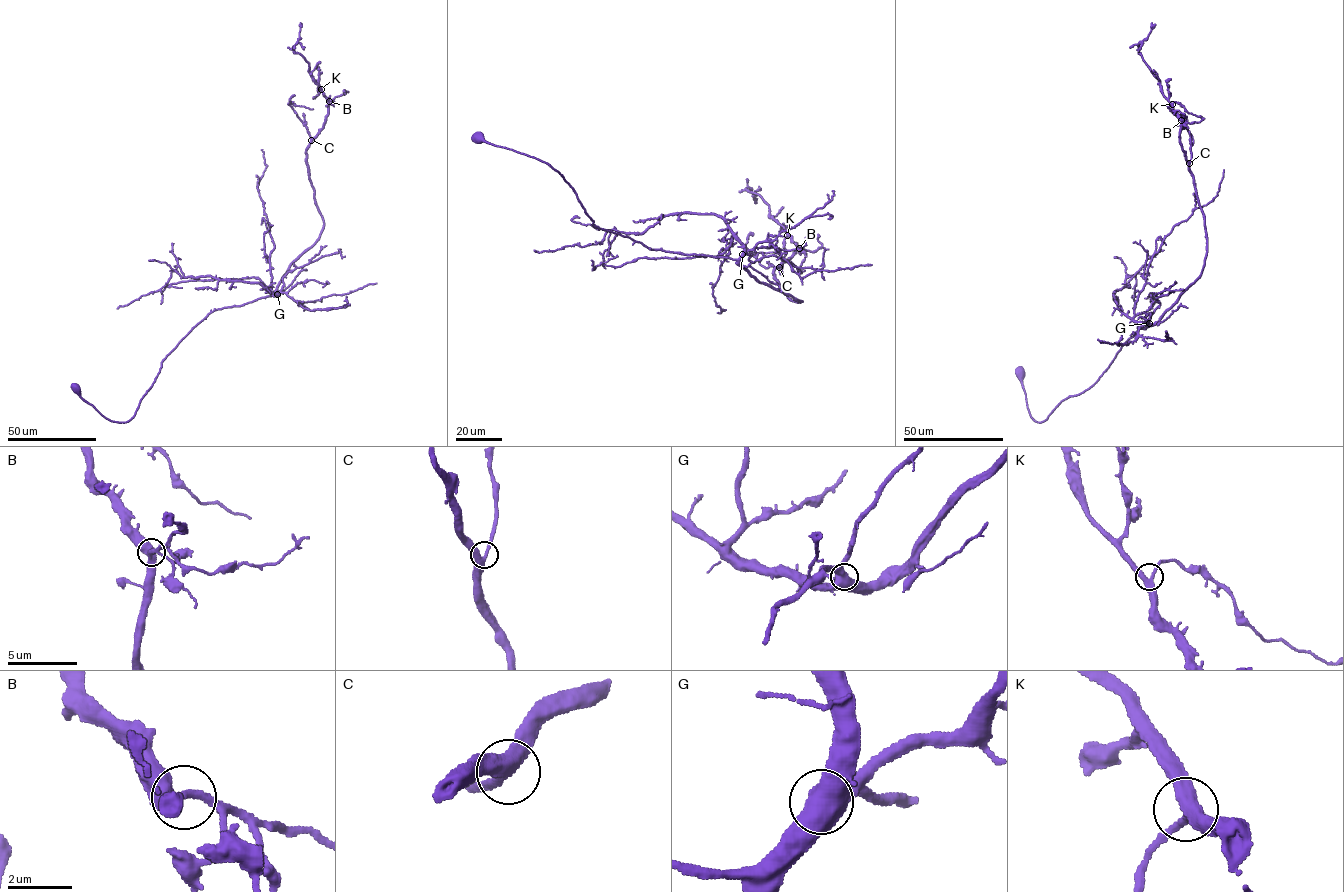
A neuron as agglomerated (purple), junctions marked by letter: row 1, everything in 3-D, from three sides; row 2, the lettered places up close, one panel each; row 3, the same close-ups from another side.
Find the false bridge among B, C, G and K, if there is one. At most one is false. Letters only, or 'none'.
none

